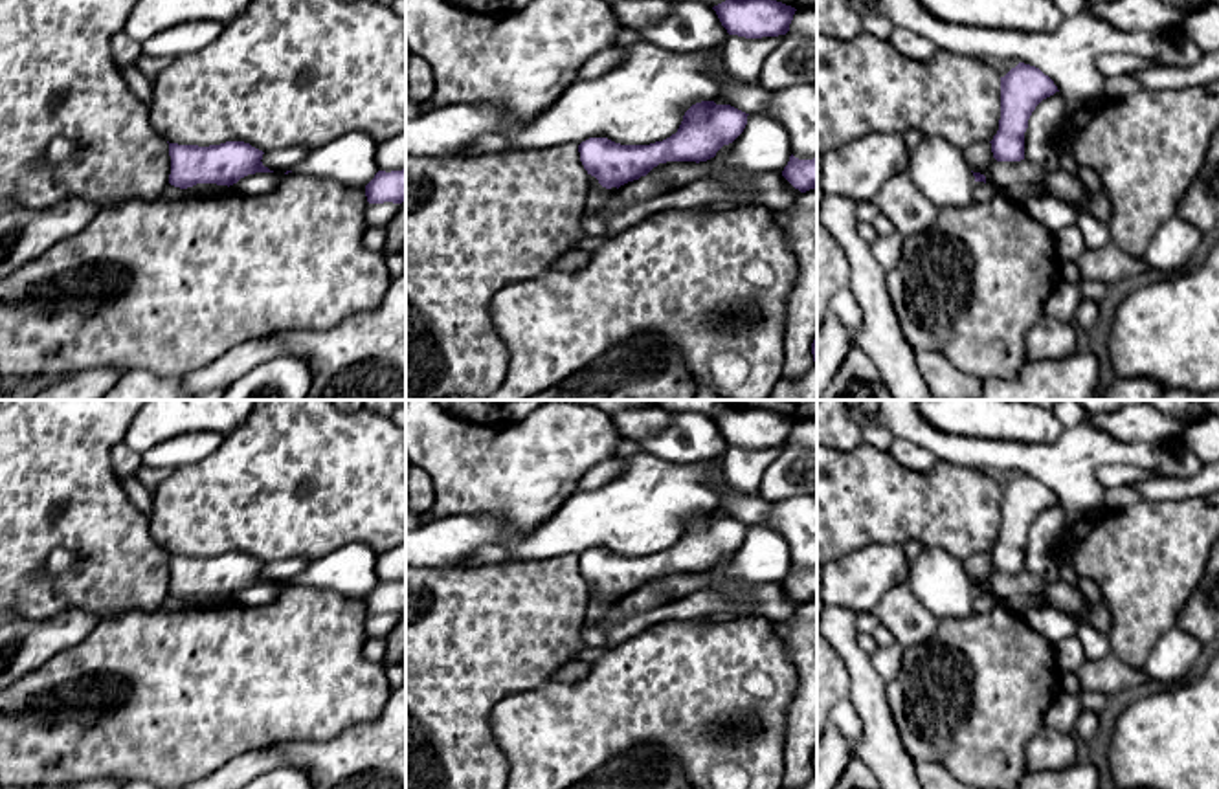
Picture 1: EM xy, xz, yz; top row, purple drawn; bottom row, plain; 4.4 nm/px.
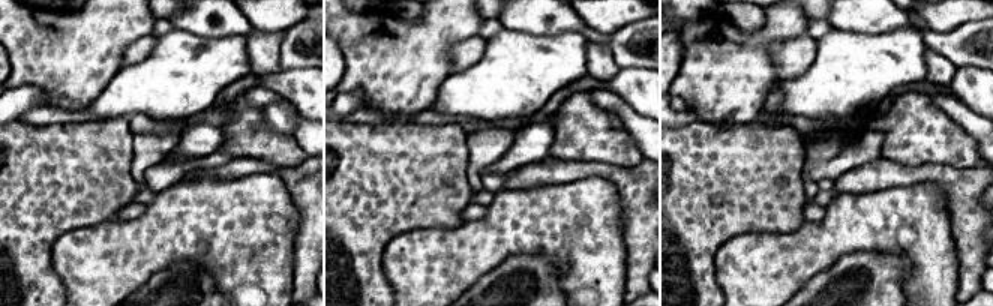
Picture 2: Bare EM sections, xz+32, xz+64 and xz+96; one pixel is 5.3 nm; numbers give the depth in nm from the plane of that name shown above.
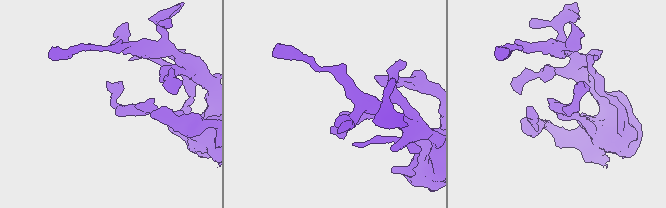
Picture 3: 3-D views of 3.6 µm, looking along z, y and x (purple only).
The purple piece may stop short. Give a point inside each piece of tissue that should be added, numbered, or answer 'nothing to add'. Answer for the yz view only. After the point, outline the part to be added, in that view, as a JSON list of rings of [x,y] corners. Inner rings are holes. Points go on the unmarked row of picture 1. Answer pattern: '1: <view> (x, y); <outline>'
nothing to add

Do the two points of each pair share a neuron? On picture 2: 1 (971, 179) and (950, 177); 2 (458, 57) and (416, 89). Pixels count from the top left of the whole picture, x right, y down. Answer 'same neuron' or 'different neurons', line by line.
1: same neuron
2: different neurons

